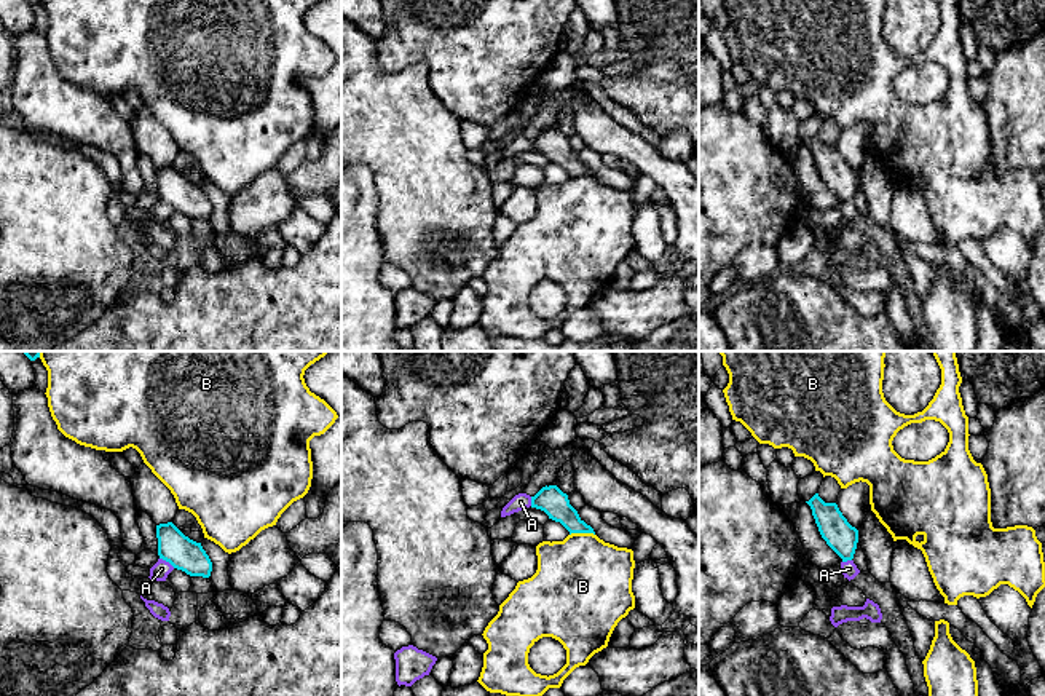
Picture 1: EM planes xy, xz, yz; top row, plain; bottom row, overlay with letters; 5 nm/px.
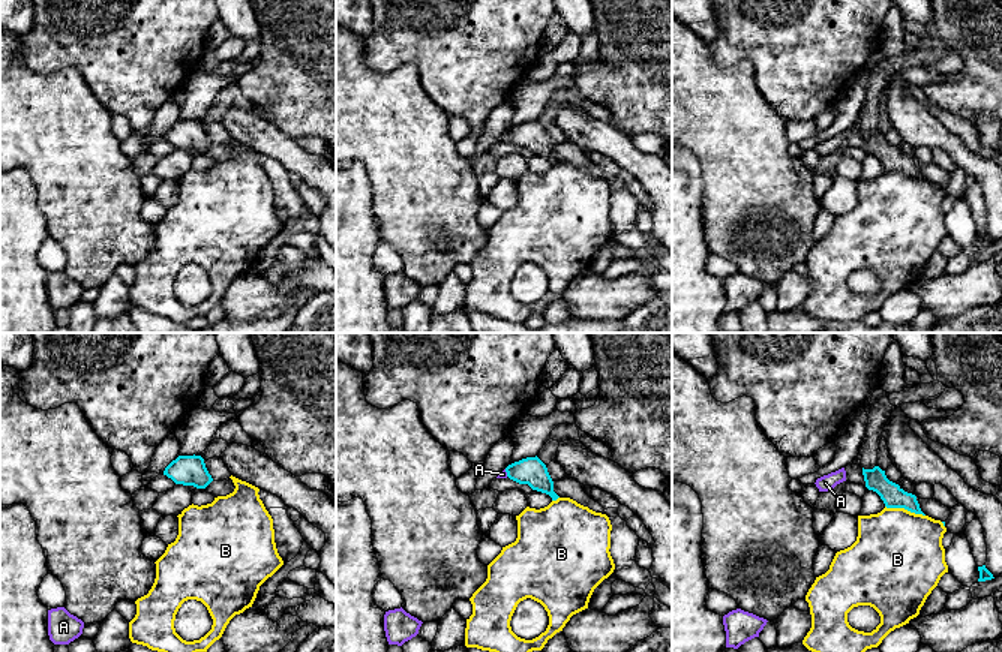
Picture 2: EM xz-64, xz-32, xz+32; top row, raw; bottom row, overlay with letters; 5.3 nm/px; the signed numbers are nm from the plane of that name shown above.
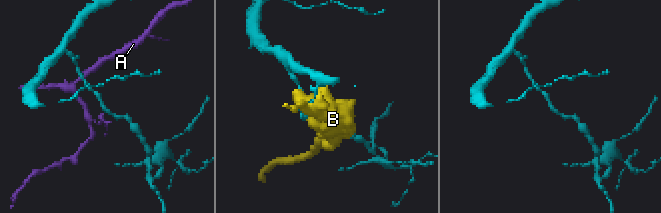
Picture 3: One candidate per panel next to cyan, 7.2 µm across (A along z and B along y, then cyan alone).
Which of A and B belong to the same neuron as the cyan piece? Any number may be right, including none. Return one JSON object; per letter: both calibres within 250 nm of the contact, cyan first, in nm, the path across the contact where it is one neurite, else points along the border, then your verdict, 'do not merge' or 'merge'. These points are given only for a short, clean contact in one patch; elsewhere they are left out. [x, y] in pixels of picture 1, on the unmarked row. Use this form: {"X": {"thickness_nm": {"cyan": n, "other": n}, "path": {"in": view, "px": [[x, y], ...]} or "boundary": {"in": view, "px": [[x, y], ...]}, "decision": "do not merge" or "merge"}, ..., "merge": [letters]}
{"A": {"thickness_nm": {"cyan": 160, "other": 90}, "boundary": {"in": "xy", "px": [[160, 200], [174, 209]]}, "decision": "do not merge"}, "B": {"thickness_nm": {"cyan": 140, "other": 460}, "decision": "do not merge"}, "merge": []}

